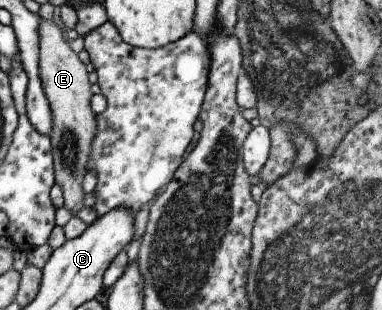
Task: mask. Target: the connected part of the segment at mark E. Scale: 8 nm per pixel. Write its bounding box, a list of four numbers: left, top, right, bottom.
[38,20,98,214]

